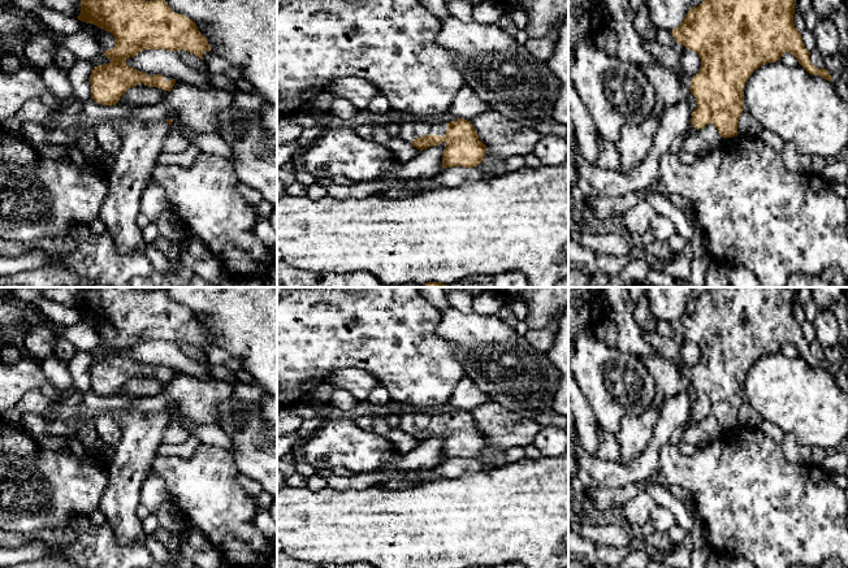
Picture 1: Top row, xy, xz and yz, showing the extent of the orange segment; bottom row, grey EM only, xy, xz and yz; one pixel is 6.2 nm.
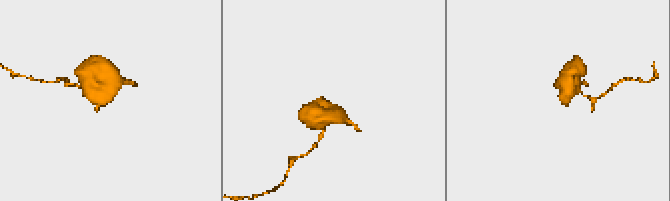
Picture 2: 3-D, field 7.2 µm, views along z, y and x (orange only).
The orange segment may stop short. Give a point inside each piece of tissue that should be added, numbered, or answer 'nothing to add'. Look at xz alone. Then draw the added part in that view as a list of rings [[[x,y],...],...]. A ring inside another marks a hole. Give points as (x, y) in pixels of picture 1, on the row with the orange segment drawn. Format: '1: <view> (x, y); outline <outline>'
1: xz (410, 131); outline [[[425,120],[401,123],[399,138],[404,142],[412,143],[415,139],[424,135],[444,136],[450,122],[431,125]],[[450,121],[451,122],[451,121]]]

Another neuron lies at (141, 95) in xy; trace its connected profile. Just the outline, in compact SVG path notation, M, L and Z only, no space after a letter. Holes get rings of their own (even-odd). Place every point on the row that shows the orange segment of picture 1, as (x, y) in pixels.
M139 83L129 88L118 100L118 105L126 108L144 108L153 107L159 103L165 101L169 97L170 92L164 91L157 87L148 87L143 83Z

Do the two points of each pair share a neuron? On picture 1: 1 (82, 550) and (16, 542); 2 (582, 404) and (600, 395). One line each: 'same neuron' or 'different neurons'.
1: same neuron
2: different neurons

